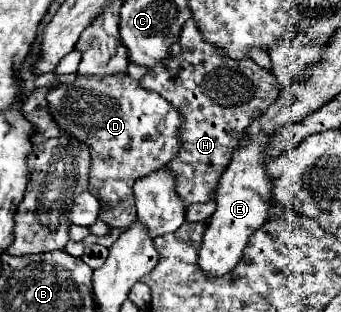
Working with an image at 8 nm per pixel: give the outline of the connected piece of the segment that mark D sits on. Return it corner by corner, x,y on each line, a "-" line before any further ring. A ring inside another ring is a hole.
129,74
107,78
77,76
71,84
59,84
47,92
53,120
71,138
87,144
91,152
89,192
105,206
99,220
109,228
129,226
135,220
133,184
163,168
179,150
179,126
183,118
157,92
147,92

